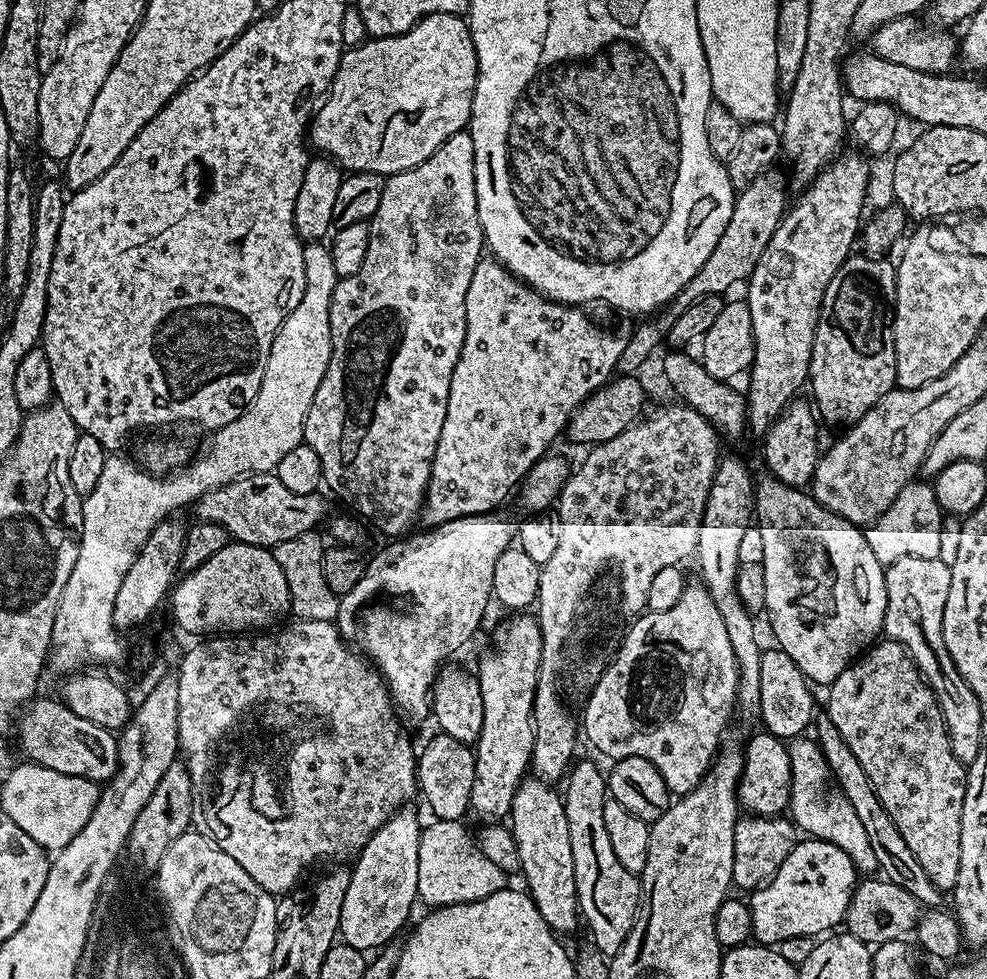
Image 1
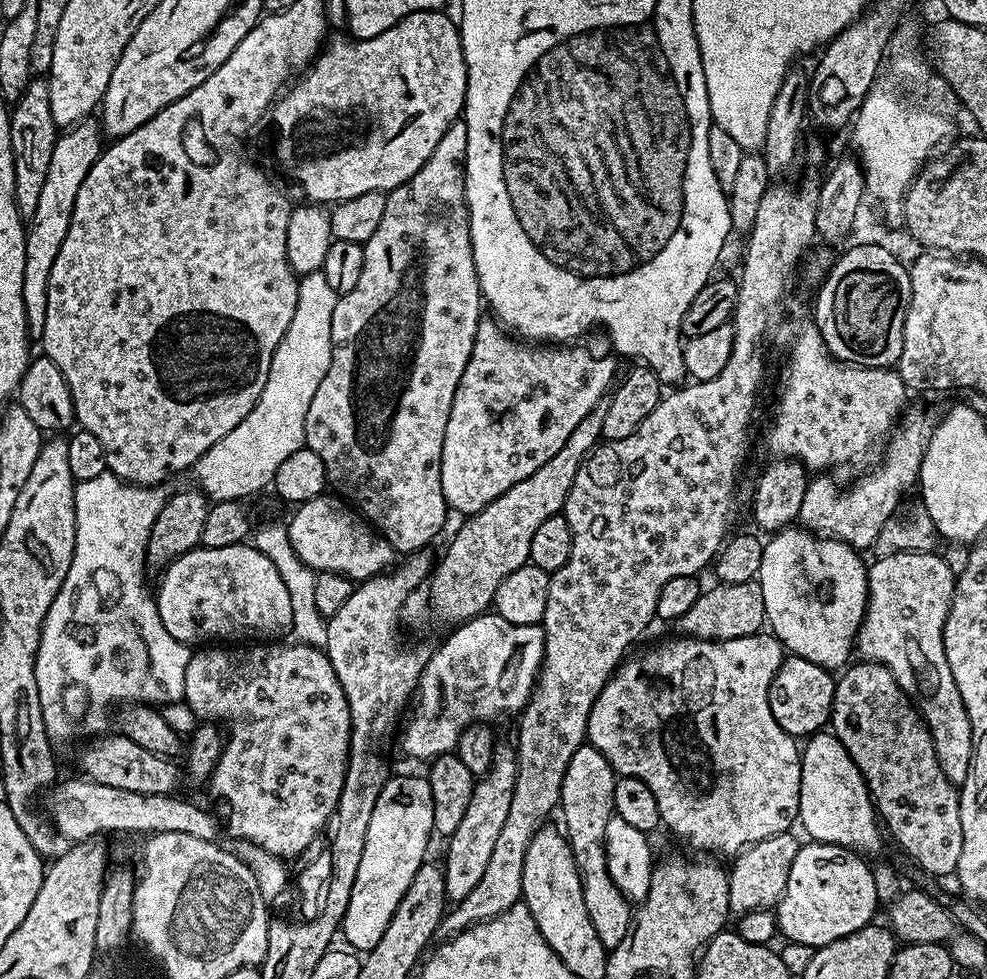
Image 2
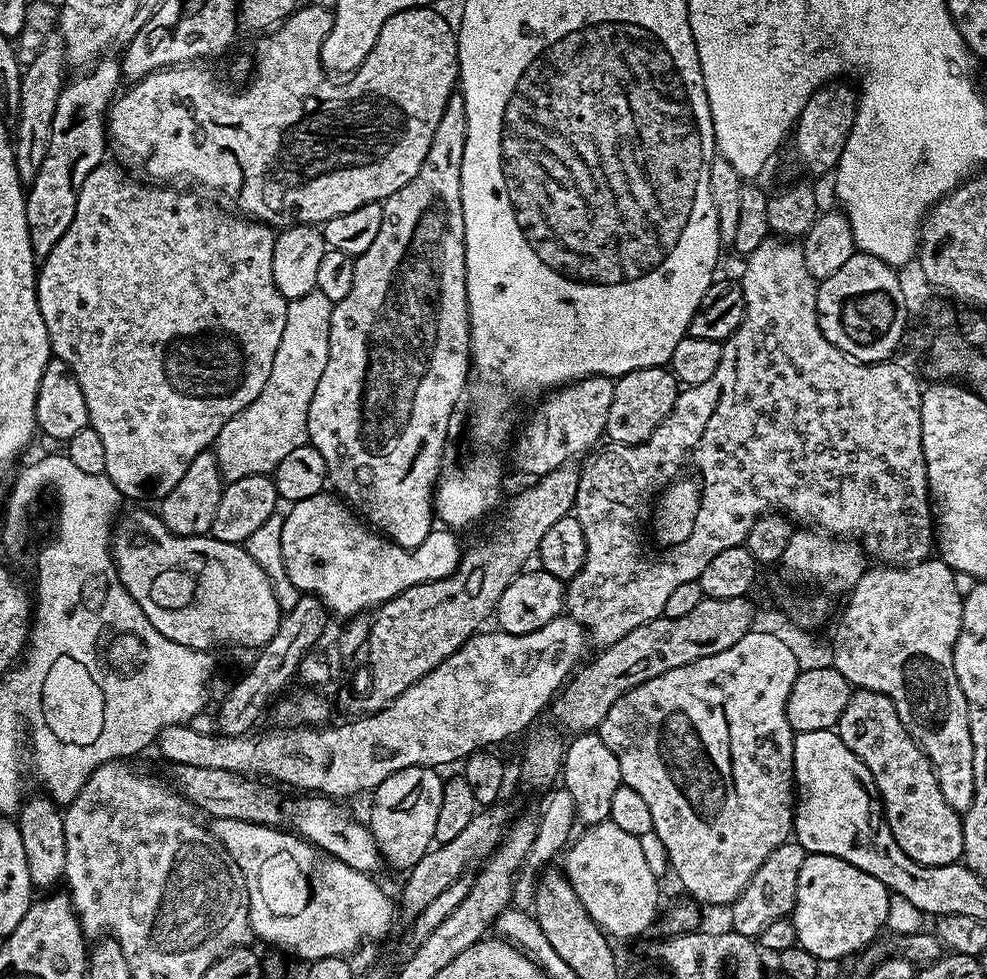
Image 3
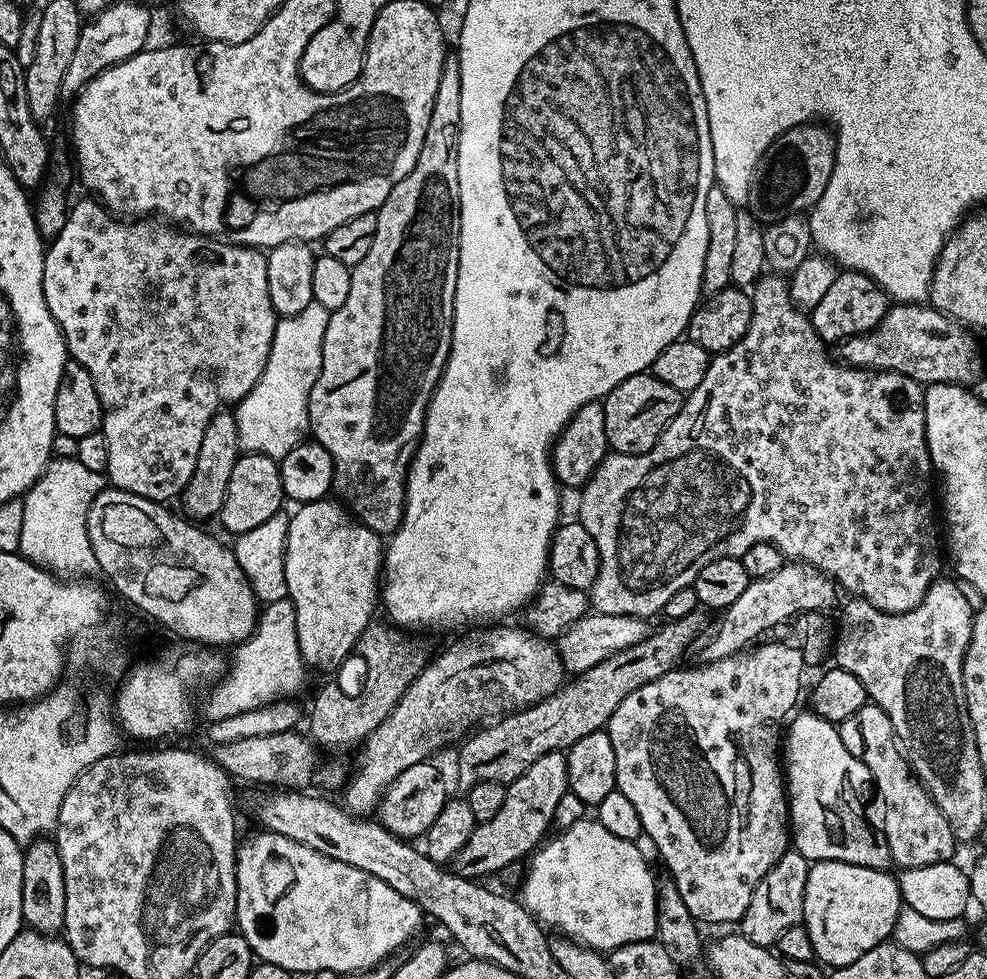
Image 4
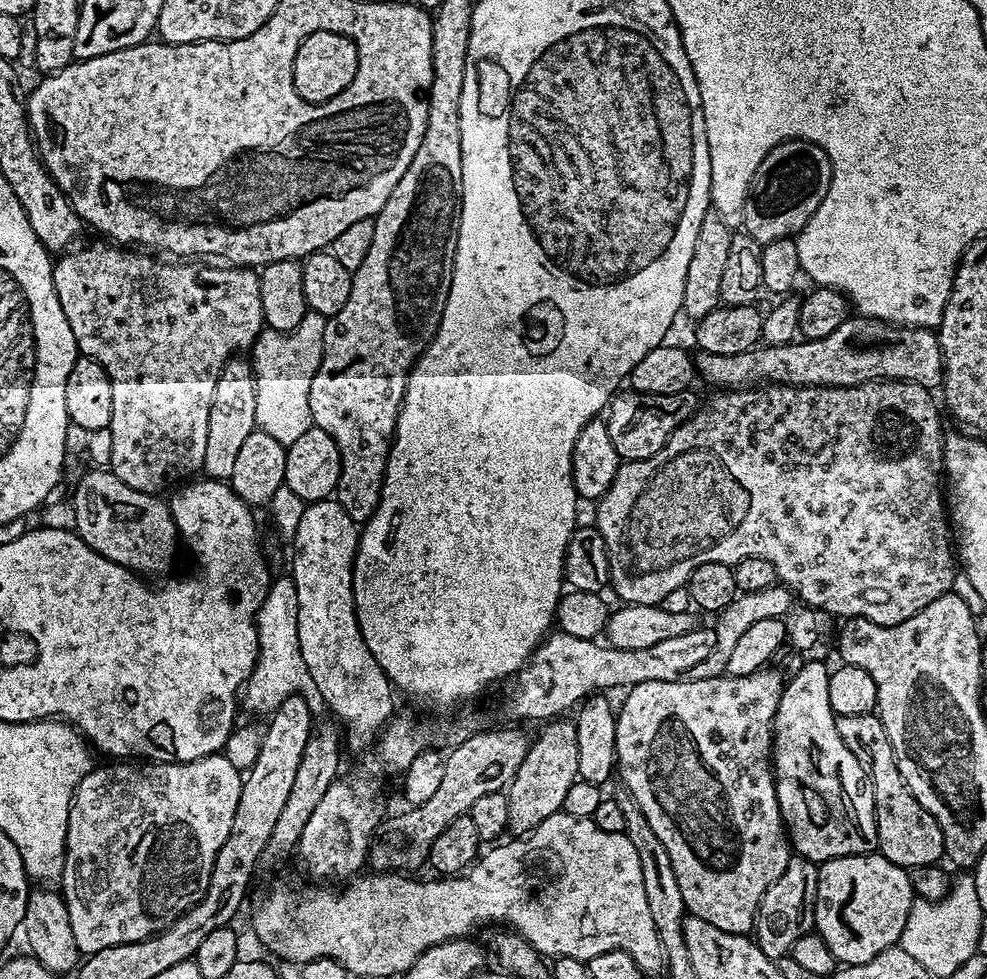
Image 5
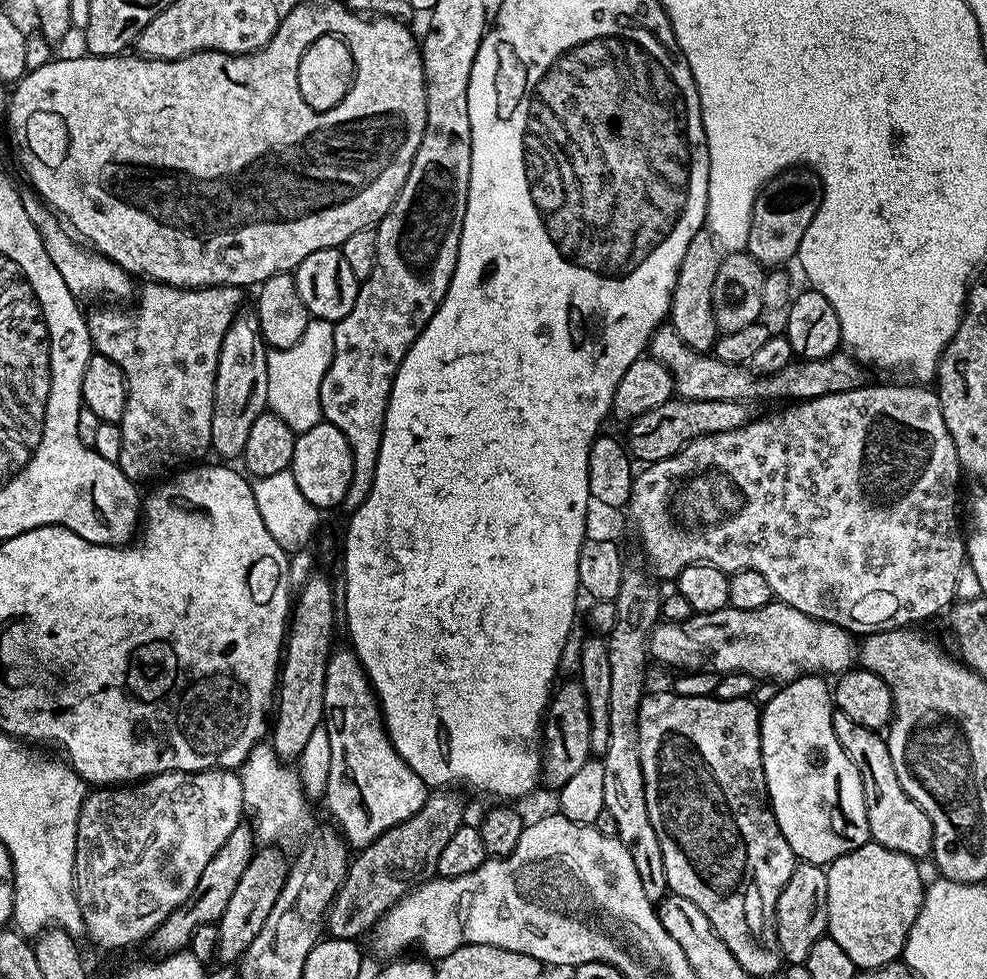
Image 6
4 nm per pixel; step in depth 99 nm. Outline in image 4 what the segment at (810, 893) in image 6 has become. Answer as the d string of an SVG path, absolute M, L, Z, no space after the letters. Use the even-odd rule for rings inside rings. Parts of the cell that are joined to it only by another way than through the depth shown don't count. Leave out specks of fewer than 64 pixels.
M784 852L782 858L778 858L778 862L774 862L774 866L770 866L770 870L758 882L746 914L738 921L739 935L758 946L771 949L778 942L778 938L782 938L785 930L801 923L804 919L804 895L809 867L809 860L801 852Z

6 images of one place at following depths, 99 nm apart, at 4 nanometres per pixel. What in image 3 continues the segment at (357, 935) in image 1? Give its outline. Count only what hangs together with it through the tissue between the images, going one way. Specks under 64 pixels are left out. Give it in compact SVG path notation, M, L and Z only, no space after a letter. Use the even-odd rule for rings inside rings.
M407 767L396 771L373 789L368 825L387 865L389 863L401 870L410 869L433 845L444 789L444 778L440 774L430 767Z

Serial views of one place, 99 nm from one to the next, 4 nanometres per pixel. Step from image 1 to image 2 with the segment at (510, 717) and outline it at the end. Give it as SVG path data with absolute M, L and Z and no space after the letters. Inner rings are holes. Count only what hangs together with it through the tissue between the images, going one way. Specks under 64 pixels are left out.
M497 747L490 770L484 777L475 781L470 794L470 806L466 806L466 815L454 834L447 837L448 857L442 860L444 870L444 894L449 901L459 902L482 882L482 874L486 874L486 866L490 862L490 854L498 842L498 834L502 834L502 825L506 823L506 814L510 810L510 798L514 798L514 782L516 781L516 754L511 747Z

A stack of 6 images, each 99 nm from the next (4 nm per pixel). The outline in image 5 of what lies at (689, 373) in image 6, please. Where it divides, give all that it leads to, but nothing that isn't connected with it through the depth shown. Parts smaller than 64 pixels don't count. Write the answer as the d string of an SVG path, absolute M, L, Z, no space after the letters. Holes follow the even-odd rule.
M859 314L842 322L838 330L817 340L801 339L800 344L789 342L775 346L757 346L751 352L723 356L697 351L694 359L696 374L702 381L713 384L716 390L735 390L765 384L791 384L793 388L853 388L859 384L870 384L874 380L905 380L929 390L936 390L942 384L942 357L940 337L927 328L906 328L885 324Z

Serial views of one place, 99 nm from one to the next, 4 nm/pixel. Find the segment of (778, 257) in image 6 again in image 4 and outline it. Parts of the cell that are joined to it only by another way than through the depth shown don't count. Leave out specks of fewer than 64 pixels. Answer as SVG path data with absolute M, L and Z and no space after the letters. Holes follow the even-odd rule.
M820 122L799 124L788 132L782 133L770 147L764 151L764 157L756 163L754 182L748 185L747 207L756 210L760 204L758 216L765 225L781 220L783 216L807 213L816 203L825 199L830 174L836 165L836 138L831 127Z

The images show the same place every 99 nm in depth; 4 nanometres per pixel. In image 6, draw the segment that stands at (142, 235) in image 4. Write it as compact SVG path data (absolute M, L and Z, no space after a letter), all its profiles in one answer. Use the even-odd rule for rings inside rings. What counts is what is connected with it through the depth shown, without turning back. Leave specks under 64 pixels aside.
M148 282L145 285L141 292L139 289L138 295L135 297L134 305L136 304L136 308L128 309L128 306L120 306L124 308L96 308L92 313L89 311L86 316L93 349L99 355L110 358L110 362L118 362L118 366L126 378L128 393L126 394L126 410L122 414L119 423L120 433L122 434L122 454L118 463L122 474L126 474L126 478L133 482L141 482L140 480L159 481L161 478L199 461L201 459L199 456L204 451L206 453L209 451L212 443L210 422L212 421L212 407L214 406L218 354L222 350L222 338L226 334L226 330L230 330L230 322L242 308L242 304L240 304L241 289L231 288L230 286L222 286L221 288L176 288L173 284L158 284L155 282Z

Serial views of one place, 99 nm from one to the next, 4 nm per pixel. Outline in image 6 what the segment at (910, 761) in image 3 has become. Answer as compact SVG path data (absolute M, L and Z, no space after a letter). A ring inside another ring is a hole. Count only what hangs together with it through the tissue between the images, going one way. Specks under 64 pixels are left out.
M839 710L833 711L832 721L842 750L846 750L850 762L854 762L860 771L871 843L906 854L917 862L923 861L923 856L931 857L934 826L930 826L930 818L926 818L918 802L914 802L914 798L902 790L902 782L898 782L898 774L894 771L894 761L890 759L887 739L877 729L862 726L862 722L854 722L850 714L842 714Z

